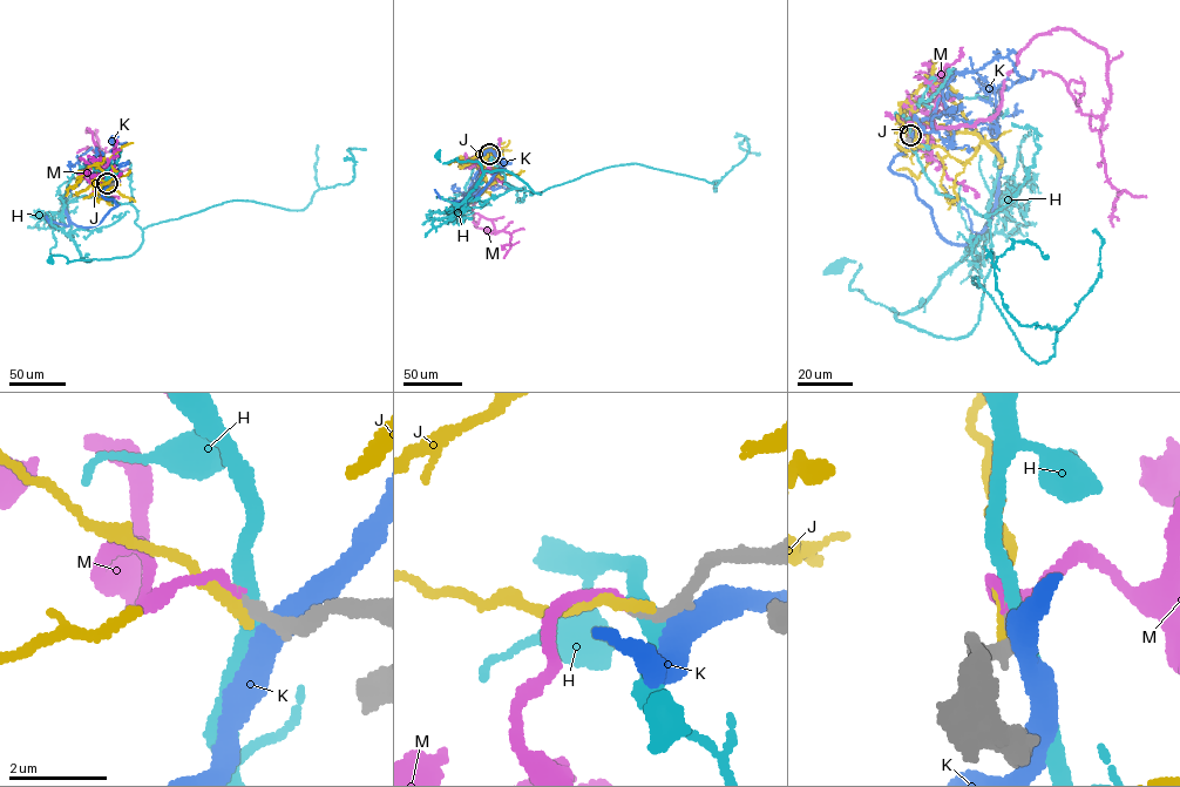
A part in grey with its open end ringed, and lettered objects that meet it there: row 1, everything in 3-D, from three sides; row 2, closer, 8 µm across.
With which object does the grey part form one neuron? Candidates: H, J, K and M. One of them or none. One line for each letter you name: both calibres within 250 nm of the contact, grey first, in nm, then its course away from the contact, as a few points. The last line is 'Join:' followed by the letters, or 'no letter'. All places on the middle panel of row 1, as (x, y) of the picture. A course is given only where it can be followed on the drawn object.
M: 280/180 nm | via (489, 154), (487, 169), (495, 183), (477, 192), (472, 212), (475, 226), (510, 233), (510, 244), (497, 250)
Join: M

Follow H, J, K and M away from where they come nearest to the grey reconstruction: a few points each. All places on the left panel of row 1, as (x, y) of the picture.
H: (107, 183), (113, 202), (136, 210), (141, 245), (108, 259), (49, 259)
J: (107, 183), (95, 178), (100, 177), (109, 188), (108, 184), (117, 181), (113, 168), (124, 175)
K: (108, 183), (101, 195), (117, 205), (94, 225), (73, 224), (66, 212), (63, 198), (92, 167), (97, 148)
M: (107, 183), (103, 177), (109, 169), (87, 128), (95, 135), (99, 151), (114, 171), (96, 201)

